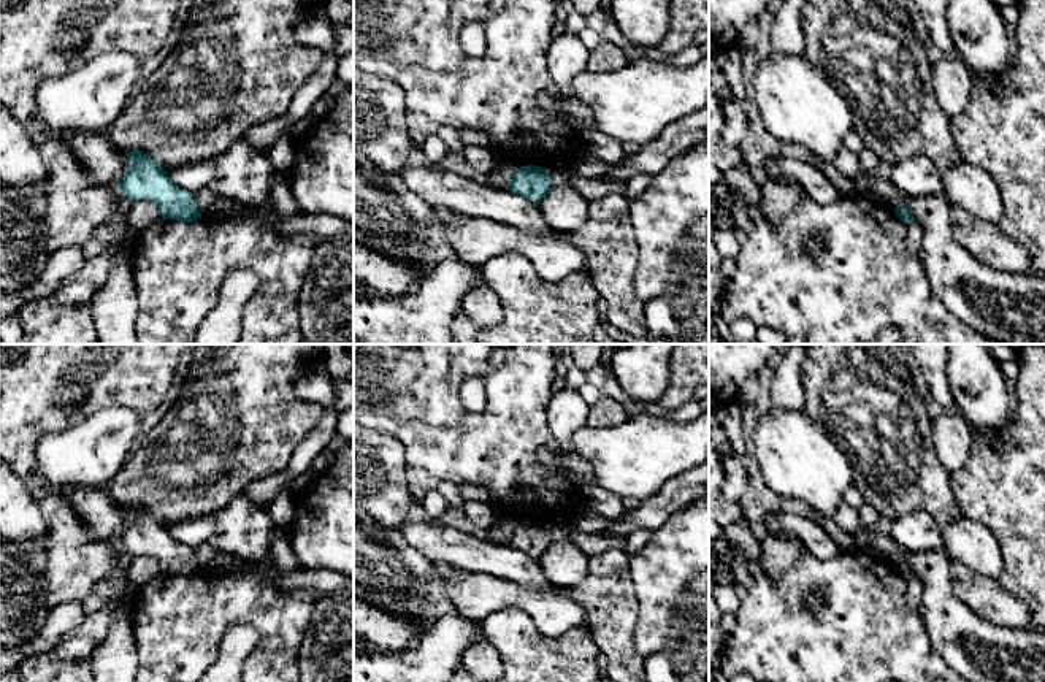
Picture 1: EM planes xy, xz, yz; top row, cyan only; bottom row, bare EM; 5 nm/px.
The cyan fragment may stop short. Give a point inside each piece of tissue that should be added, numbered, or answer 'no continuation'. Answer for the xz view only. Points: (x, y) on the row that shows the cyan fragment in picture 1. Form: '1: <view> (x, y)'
no continuation

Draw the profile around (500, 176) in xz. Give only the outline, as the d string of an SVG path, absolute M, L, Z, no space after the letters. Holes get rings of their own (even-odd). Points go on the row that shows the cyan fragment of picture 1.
M498 162L495 170L488 174L488 184L496 189L506 189L514 171L515 171L514 165Z

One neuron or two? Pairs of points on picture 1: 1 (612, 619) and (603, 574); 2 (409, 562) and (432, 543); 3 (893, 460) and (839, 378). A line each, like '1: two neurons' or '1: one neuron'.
1: one neuron
2: two neurons
3: one neuron

